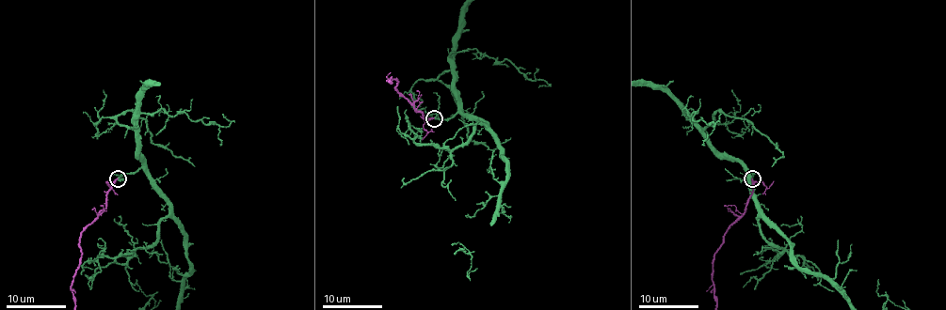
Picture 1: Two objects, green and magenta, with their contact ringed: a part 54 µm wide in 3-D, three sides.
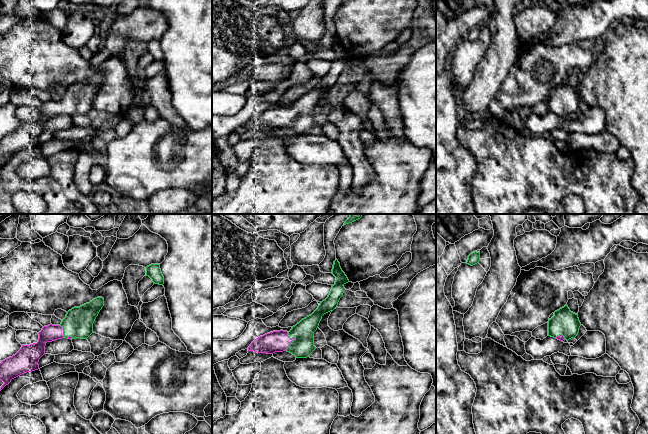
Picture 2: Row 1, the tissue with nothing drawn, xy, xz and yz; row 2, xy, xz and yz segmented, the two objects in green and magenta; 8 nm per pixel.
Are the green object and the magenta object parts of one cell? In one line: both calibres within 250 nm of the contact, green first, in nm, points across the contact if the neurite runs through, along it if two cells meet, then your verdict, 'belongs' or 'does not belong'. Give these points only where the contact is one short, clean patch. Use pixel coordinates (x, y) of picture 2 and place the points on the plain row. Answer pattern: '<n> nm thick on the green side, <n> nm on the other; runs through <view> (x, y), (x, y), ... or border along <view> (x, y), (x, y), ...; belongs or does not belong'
170 nm thick on the green side, 180 nm on the other; runs through xz (303, 121), (299, 117), (292, 117), (277, 117); belongs

